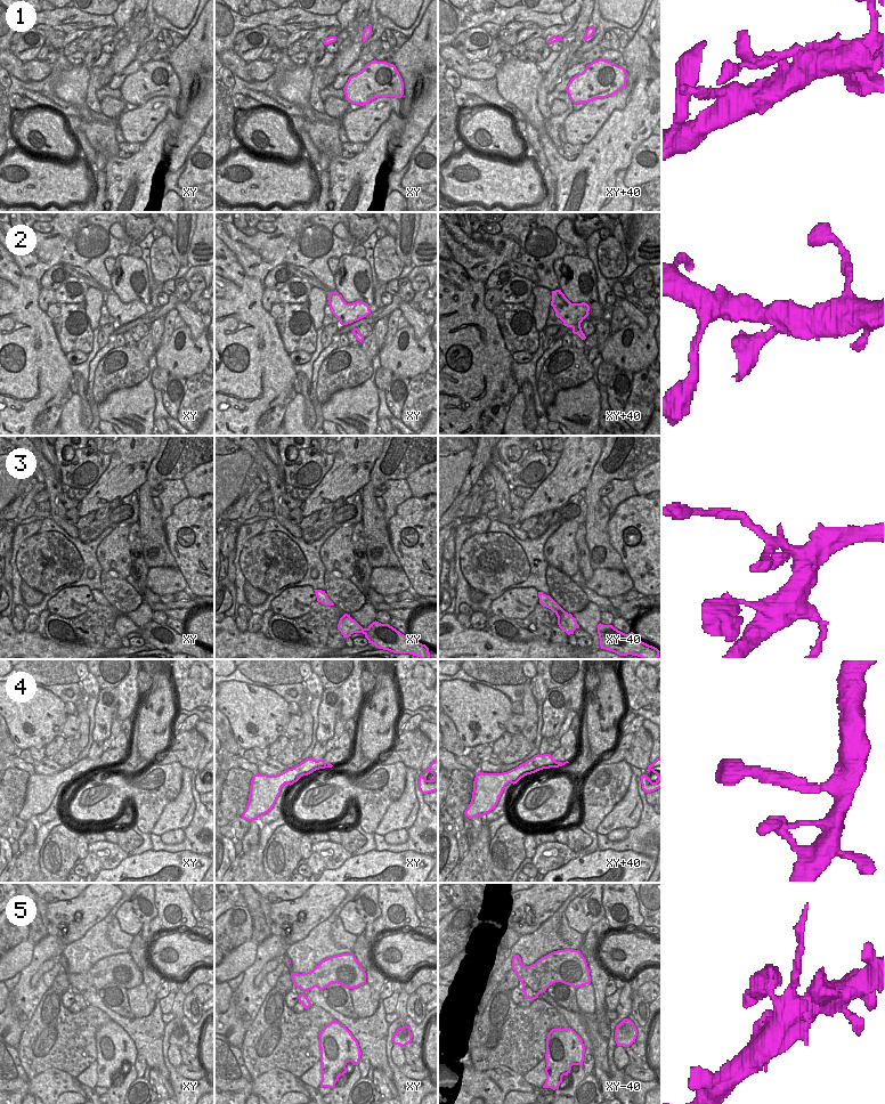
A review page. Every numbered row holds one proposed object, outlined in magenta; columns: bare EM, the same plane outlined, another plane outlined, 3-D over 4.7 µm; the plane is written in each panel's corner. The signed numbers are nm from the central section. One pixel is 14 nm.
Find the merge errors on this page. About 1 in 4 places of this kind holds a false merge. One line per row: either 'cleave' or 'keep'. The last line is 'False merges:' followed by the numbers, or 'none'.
1: keep
2: keep
3: keep
4: keep
5: keep
False merges: none

